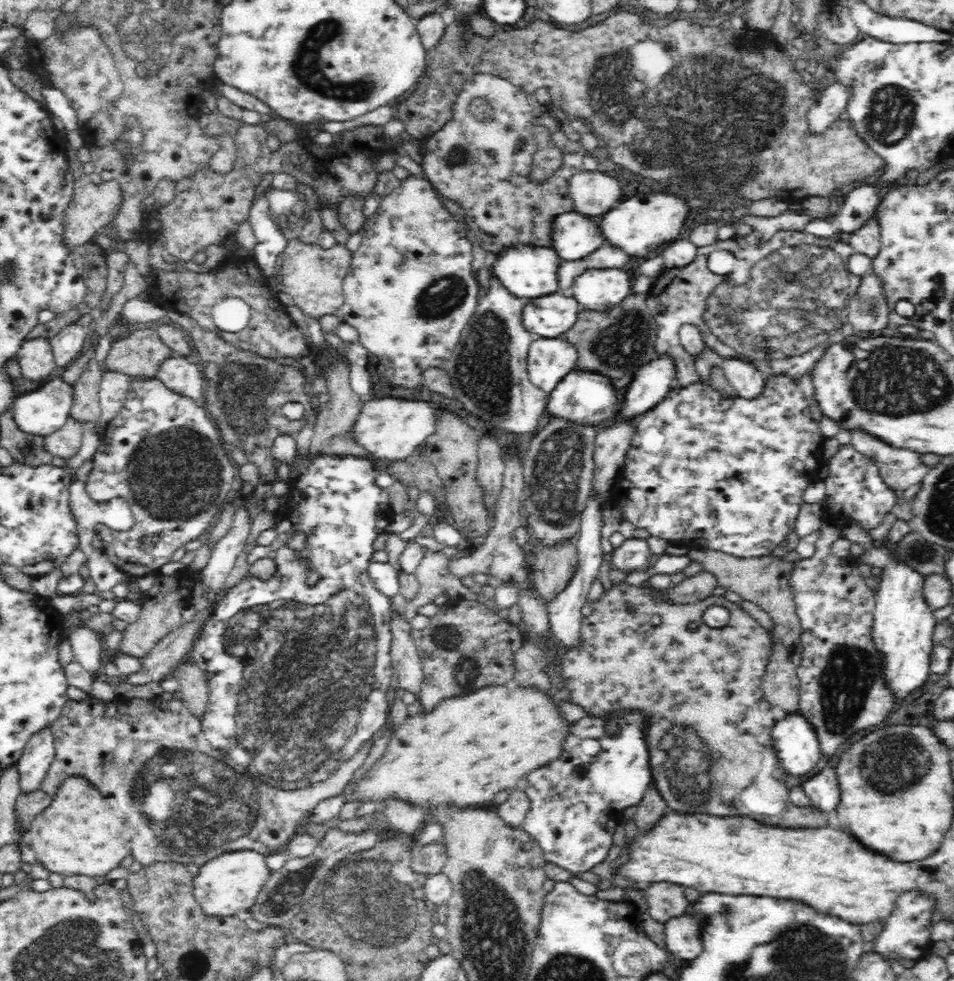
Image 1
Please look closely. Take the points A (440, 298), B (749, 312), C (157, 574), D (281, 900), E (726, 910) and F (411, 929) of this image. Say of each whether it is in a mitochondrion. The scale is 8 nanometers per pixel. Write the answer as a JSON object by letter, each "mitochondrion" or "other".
{"A":"mitochondrion","B":"mitochondrion","C":"other","D":"mitochondrion","E":"mitochondrion","F":"mitochondrion"}

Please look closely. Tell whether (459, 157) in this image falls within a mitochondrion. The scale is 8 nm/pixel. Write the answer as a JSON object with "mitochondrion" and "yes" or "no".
{"mitochondrion":"yes"}

